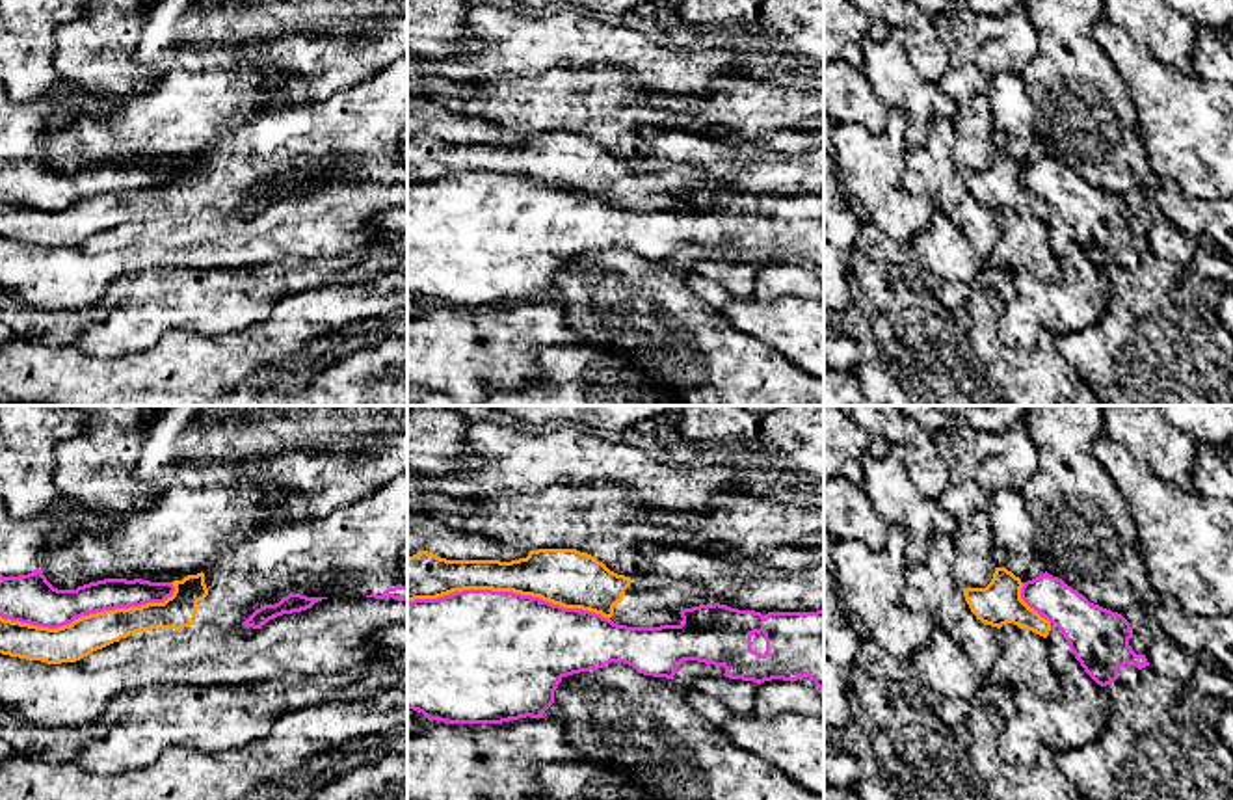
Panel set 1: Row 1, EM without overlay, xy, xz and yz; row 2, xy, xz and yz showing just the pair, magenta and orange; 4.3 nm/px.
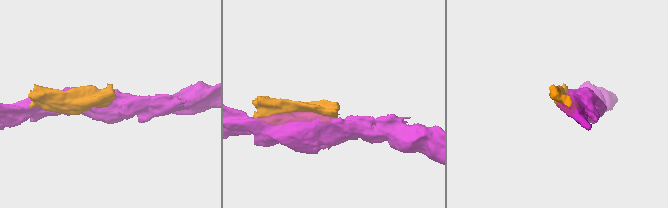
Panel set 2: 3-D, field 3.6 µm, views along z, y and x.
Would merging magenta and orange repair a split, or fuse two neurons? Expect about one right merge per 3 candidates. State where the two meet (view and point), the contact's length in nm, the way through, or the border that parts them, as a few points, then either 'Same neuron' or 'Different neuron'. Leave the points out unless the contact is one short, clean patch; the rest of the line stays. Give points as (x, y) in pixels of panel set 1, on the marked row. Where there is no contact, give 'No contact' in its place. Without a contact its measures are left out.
Touches magenta at xz (508, 592). Shared border 900 nm. Different neuron

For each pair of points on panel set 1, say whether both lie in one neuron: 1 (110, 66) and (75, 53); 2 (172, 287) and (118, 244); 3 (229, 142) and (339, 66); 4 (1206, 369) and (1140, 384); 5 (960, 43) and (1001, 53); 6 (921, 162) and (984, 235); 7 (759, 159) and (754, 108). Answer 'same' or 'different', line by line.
1: same
2: different
3: different
4: same
5: same
6: same
7: different

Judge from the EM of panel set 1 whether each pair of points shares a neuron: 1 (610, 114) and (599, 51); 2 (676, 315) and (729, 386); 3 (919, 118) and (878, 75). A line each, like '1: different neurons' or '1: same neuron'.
1: different neurons
2: same neuron
3: same neuron

